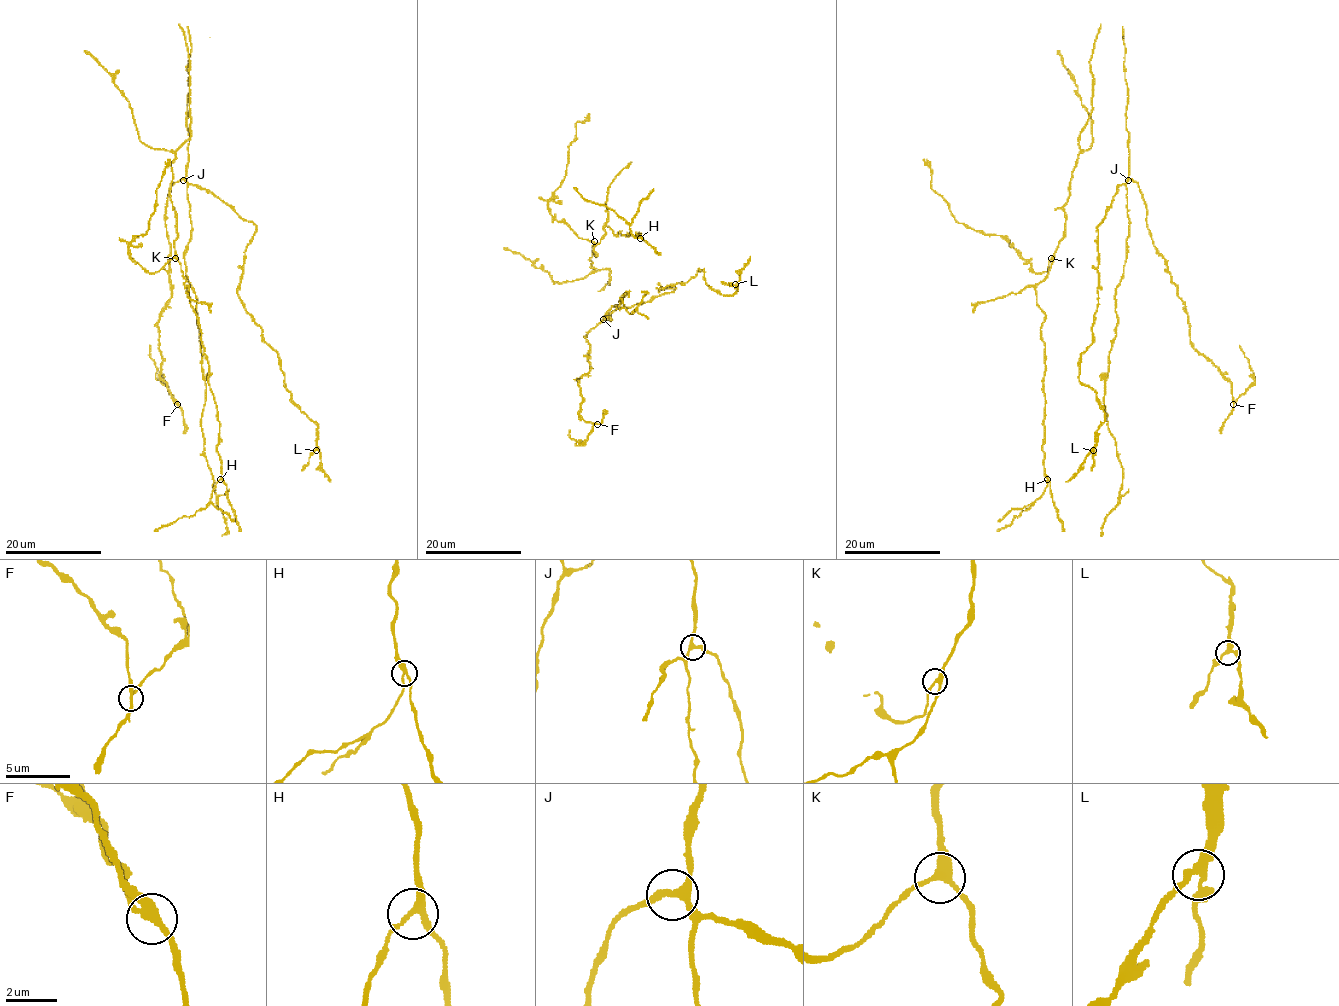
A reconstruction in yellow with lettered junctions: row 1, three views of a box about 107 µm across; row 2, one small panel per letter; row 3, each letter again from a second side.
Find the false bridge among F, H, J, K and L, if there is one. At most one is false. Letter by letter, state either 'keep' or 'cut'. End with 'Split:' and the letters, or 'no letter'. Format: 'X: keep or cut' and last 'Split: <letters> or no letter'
F: cut
H: keep
J: keep
K: keep
L: keep
Split: F

